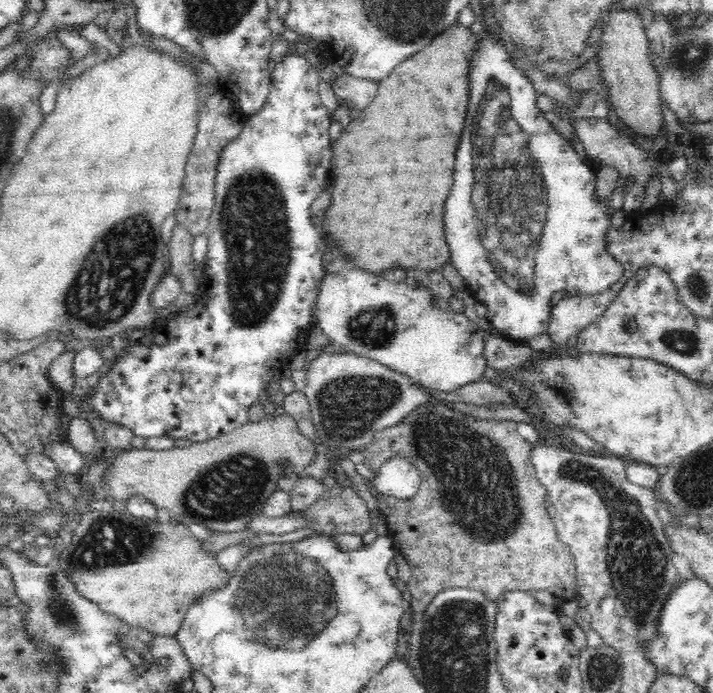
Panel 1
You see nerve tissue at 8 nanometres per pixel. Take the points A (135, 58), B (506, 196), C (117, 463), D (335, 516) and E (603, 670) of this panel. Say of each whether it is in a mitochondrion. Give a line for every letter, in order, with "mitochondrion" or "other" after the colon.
A: other
B: mitochondrion
C: other
D: other
E: mitochondrion

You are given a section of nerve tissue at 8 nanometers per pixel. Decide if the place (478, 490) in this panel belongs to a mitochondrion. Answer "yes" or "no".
yes

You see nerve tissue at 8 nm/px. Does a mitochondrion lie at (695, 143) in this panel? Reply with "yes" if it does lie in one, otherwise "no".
no

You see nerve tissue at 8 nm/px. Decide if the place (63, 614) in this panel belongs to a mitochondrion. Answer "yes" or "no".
yes

